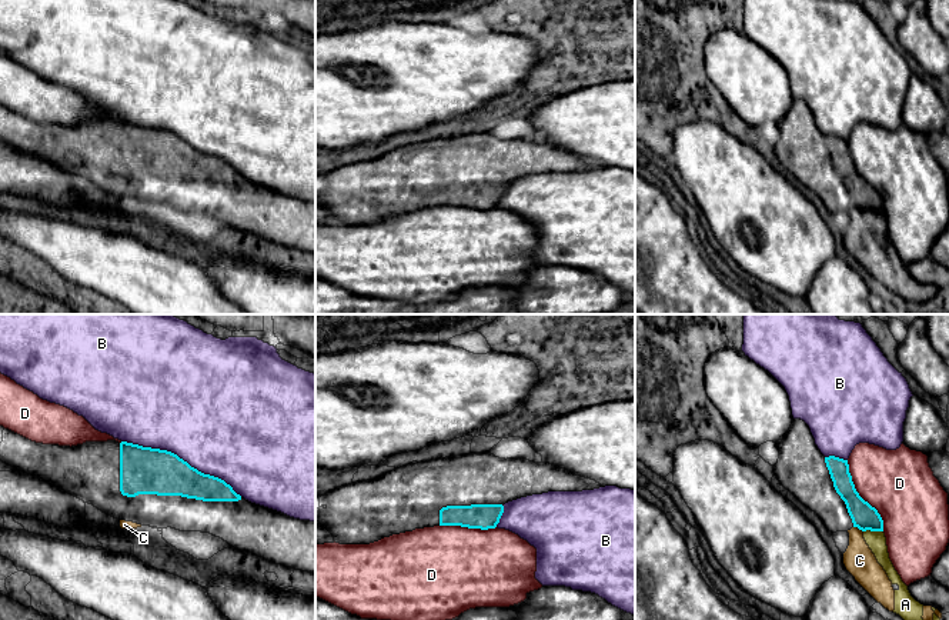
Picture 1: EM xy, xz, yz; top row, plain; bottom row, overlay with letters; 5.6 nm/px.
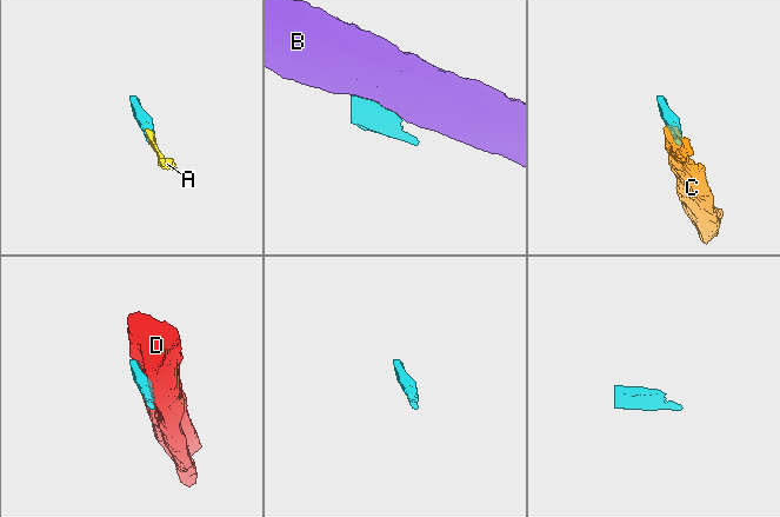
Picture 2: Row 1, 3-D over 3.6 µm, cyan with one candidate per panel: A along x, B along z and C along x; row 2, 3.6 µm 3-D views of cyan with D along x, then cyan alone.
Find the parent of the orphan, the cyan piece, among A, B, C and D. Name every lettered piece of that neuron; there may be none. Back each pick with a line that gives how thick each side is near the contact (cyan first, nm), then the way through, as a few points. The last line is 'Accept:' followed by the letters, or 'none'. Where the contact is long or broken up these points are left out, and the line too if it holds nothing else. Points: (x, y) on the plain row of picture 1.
Accept: none

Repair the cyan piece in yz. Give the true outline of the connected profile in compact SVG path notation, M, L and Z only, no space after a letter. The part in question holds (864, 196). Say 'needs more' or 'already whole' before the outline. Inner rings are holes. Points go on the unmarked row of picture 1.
needs more | M793 99L779 124L779 139L773 150L781 164L802 184L815 191L829 211L848 211L852 207L858 207L862 211L883 211L883 200L878 190L856 171L848 140L835 136L825 137L803 100Z

